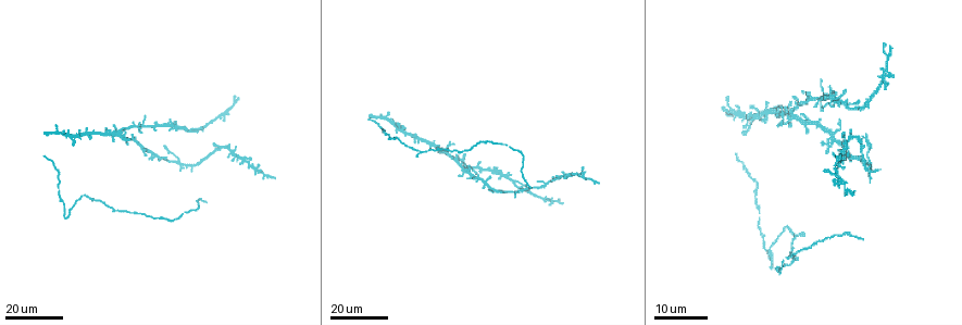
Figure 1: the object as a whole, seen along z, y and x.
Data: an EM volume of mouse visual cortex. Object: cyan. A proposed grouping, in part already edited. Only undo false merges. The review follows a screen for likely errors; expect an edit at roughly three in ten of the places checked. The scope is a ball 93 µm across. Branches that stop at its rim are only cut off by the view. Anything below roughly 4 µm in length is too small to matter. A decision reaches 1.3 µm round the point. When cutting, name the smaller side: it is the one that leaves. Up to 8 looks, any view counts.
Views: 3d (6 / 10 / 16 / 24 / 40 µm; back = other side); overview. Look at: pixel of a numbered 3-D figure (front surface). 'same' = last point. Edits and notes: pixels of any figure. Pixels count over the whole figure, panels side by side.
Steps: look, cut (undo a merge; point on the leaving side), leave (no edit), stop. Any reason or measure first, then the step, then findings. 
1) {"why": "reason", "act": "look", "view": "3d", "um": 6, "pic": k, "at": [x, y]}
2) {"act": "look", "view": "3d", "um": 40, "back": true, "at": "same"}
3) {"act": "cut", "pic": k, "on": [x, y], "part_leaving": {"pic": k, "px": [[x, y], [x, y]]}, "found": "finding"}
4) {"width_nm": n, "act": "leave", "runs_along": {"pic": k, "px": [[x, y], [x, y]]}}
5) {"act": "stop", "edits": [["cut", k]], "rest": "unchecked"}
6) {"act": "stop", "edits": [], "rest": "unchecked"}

{"why": "four or more arms meet", "act": "look", "view": "3d", "um": 16, "pic": 1, "at": [848, 106]}

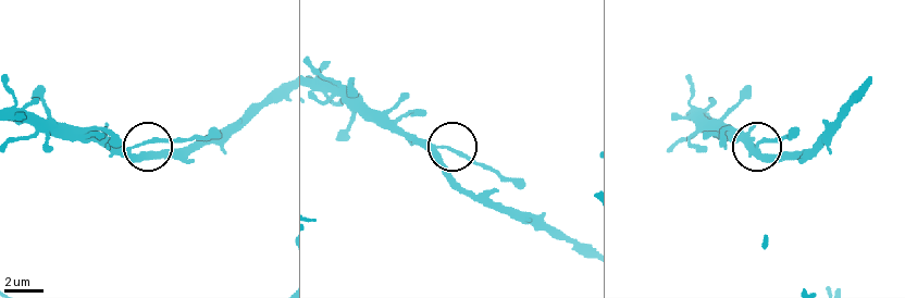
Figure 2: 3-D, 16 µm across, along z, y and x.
{"act": "look", "view": "3d", "um": 10, "pic": 2, "at": [432, 146]}

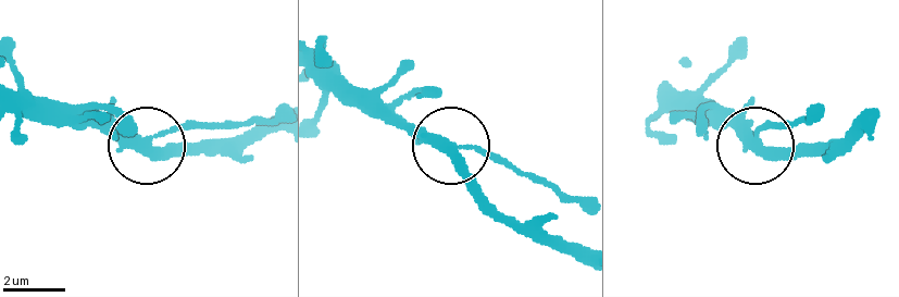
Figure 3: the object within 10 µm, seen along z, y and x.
{"act": "leave", "runs_along": {"pic": 3, "px": [[660, 95], [714, 102], [756, 136], [779, 126]]}, "found": "one neuron here"}

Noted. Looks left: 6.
{"why": "sharp bend", "act": "look", "view": "3d", "um": 24, "pic": 1, "at": [448, 143]}

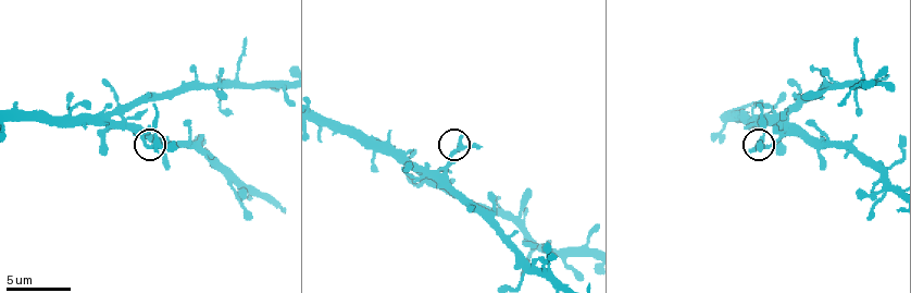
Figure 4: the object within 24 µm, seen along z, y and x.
{"act": "look", "view": "3d", "um": 10, "pic": 4, "at": [457, 150]}

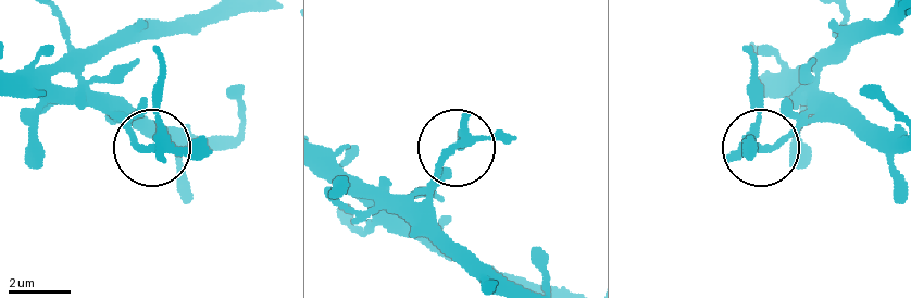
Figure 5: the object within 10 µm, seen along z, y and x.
{"act": "look", "view": "3d", "um": 6, "pic": 5, "at": [758, 146]}

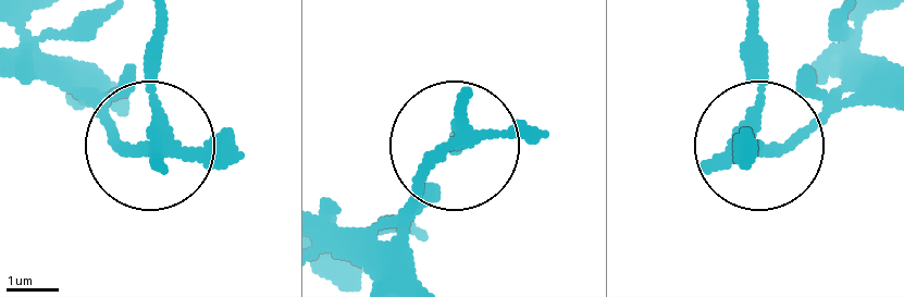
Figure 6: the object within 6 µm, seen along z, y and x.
{"width_nm": 260, "act": "cut", "pic": 6, "on": [147, 63], "found": "a second neuron is stuck on"}

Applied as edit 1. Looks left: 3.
{"why": "see it whole again", "act": "look", "view": "overview"}

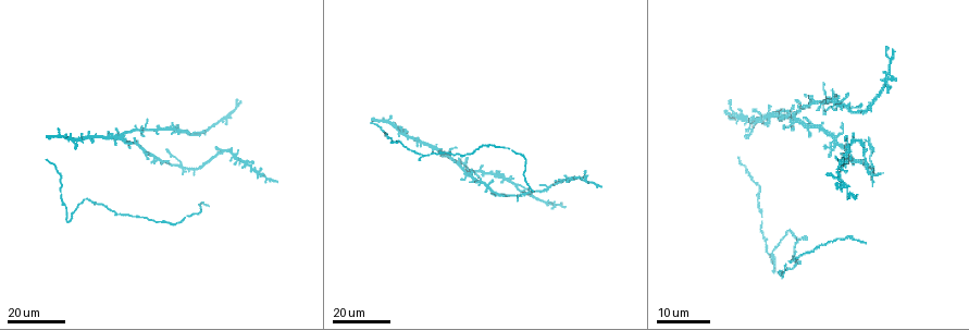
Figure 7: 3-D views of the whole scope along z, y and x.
{"why": "two arms in line, one across", "act": "look", "view": "3d", "um": 24, "pic": 7, "at": [181, 165]}

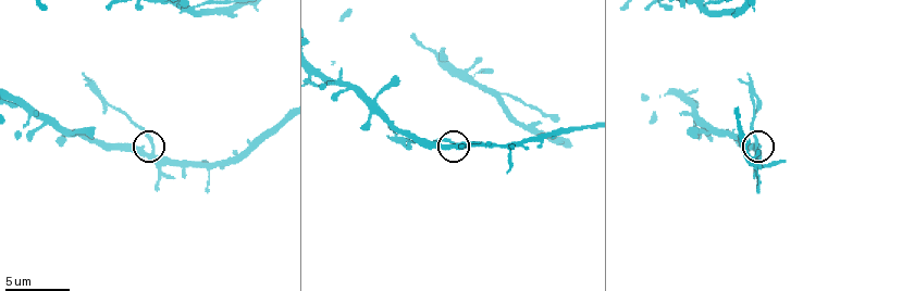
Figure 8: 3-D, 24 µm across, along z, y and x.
{"act": "look", "view": "3d", "um": 10, "pic": 8, "at": [151, 154]}

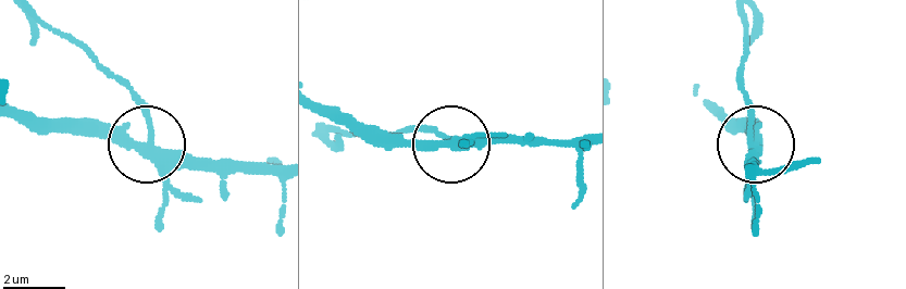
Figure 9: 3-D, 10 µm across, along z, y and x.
{"width_nm": 270, "act": "cut", "pic": 9, "on": [147, 118], "part_leaving": {"pic": 9, "px": [[159, 158], [138, 98], [36, 12]]}, "found": "a second neuron is stuck on"}

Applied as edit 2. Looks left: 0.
{"act": "stop", "edits": [["cut", 6], ["cut", 9]], "rest": "unchecked"}

